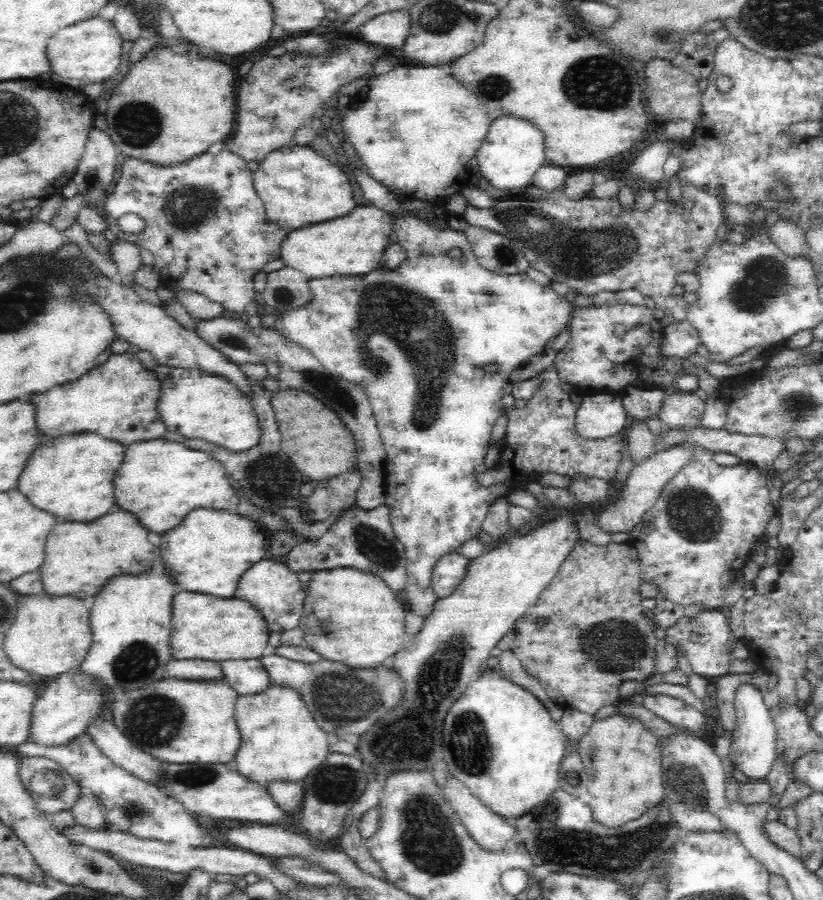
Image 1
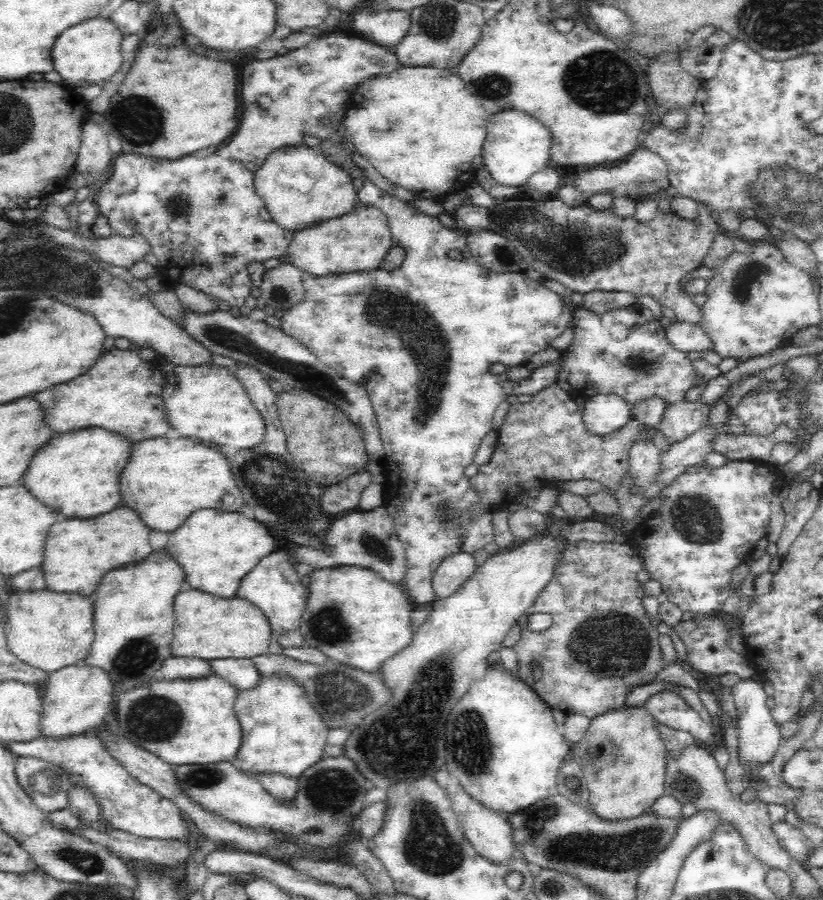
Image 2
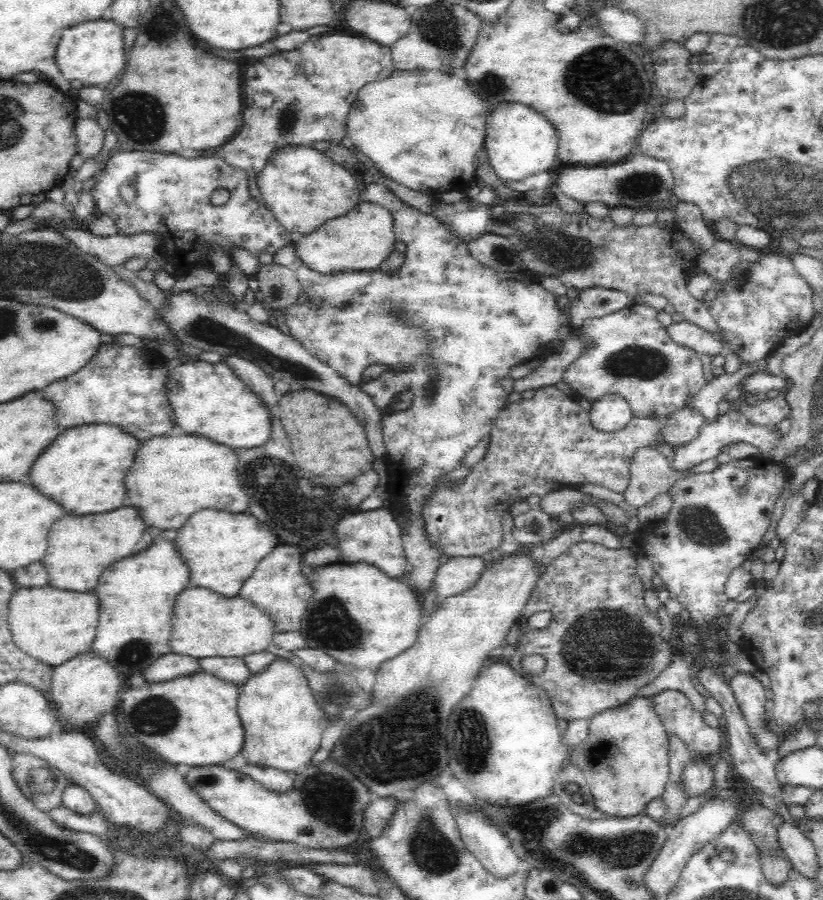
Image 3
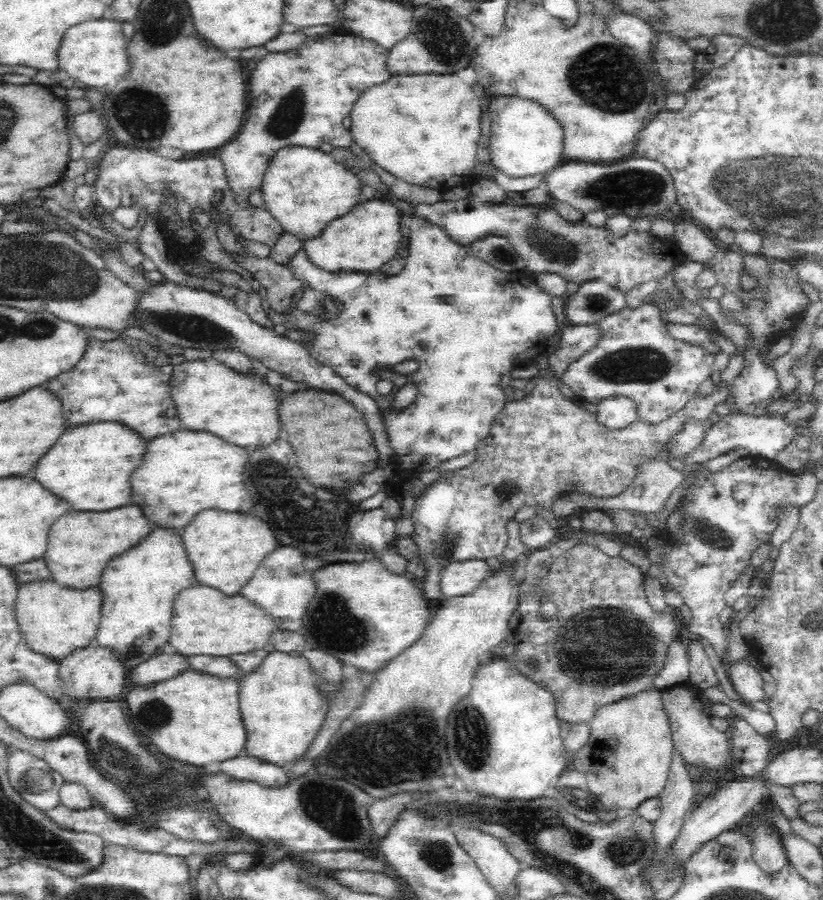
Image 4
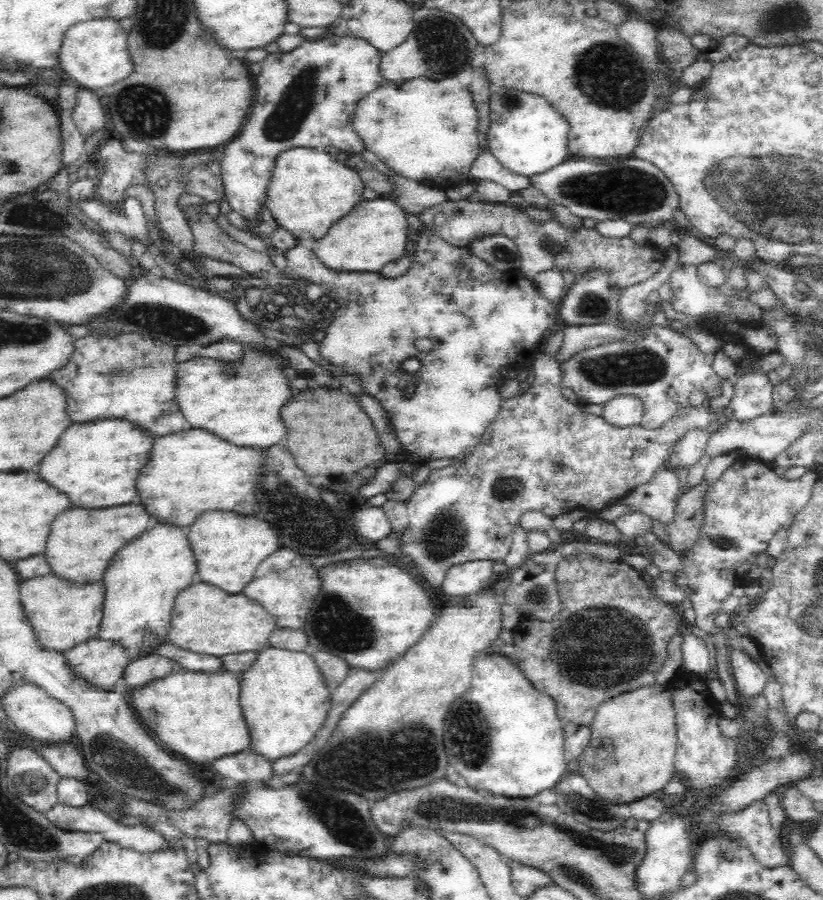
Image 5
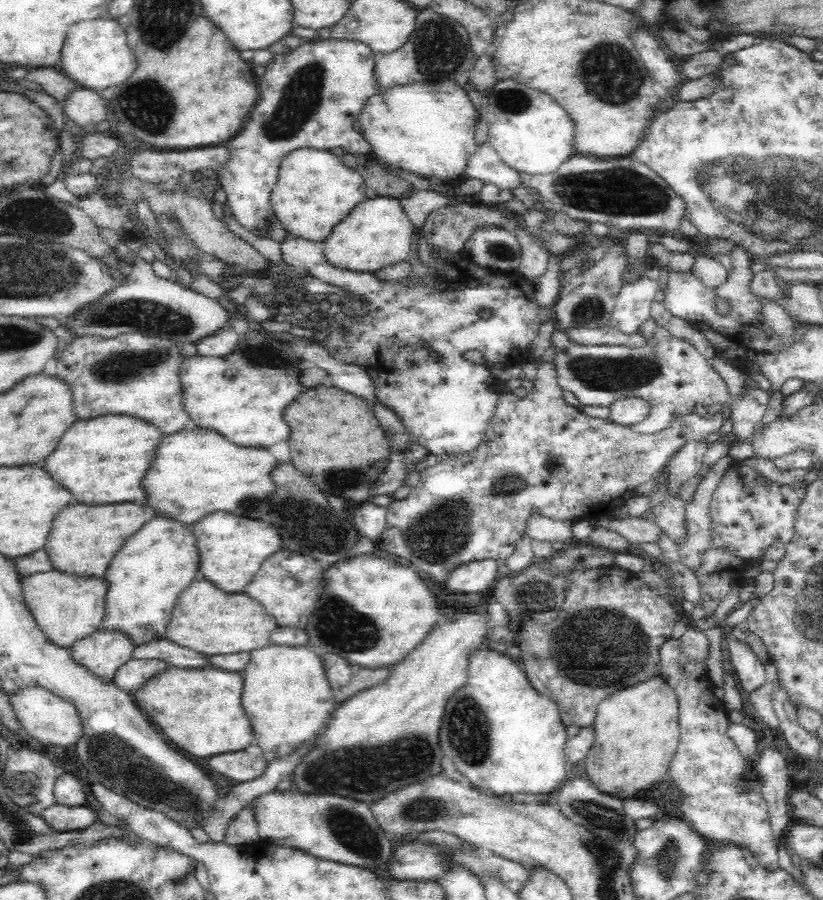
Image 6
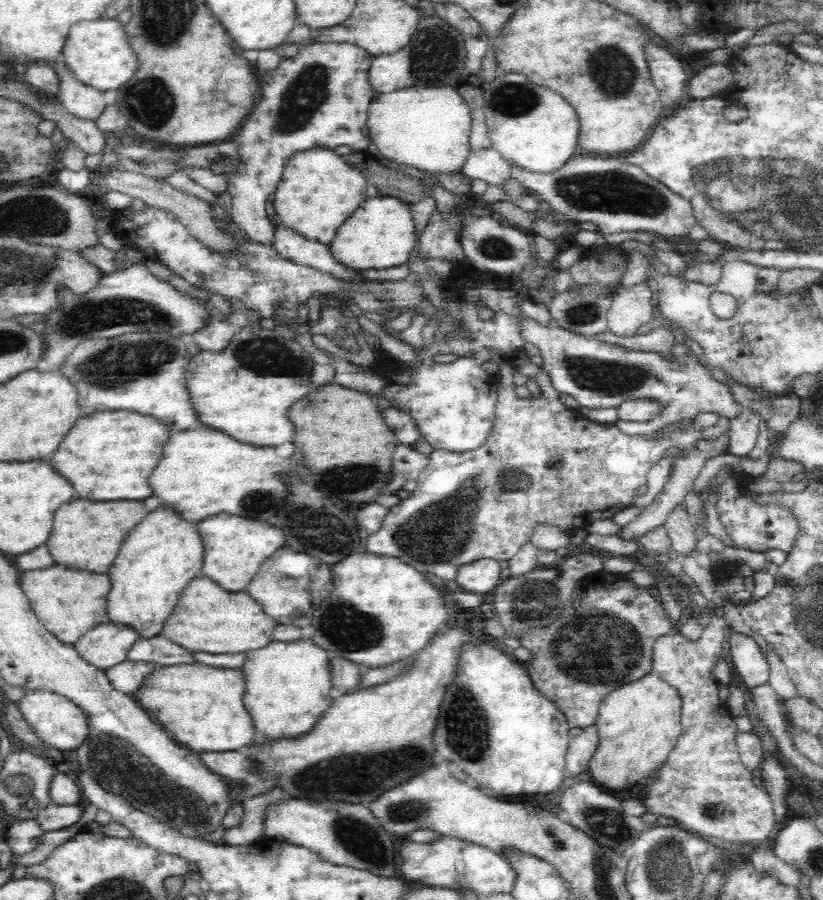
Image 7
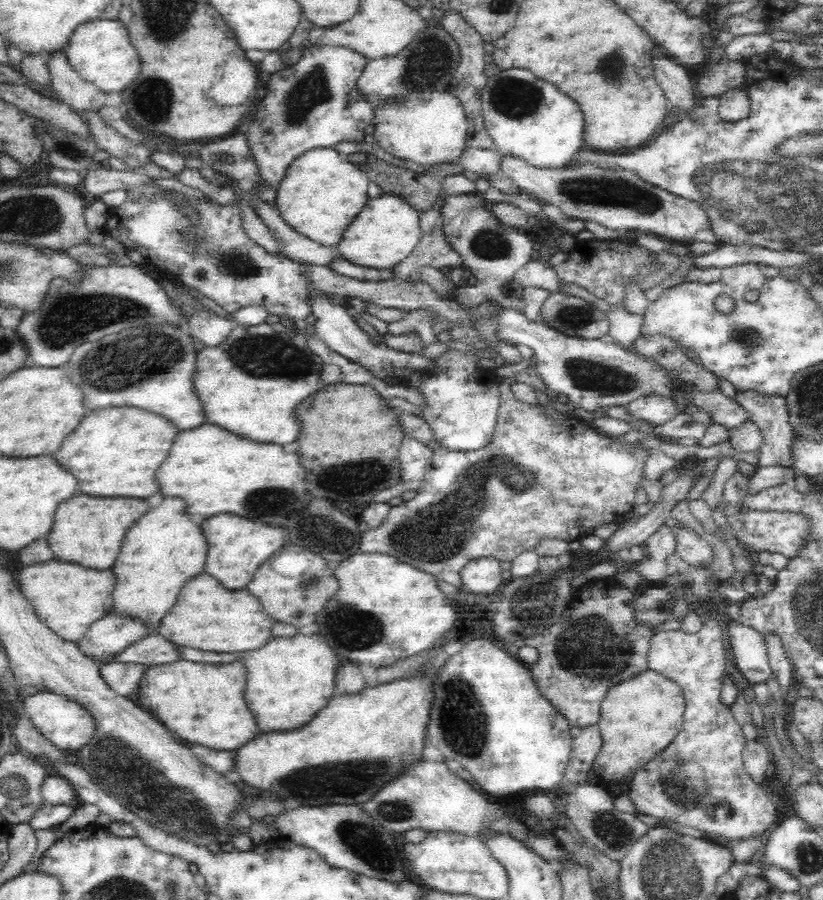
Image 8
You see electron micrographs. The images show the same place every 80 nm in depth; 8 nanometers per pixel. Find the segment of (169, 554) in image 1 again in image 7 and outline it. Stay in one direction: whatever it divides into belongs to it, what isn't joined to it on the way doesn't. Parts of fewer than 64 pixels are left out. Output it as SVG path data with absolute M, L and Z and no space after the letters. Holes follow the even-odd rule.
M225 512L204 518L195 524L195 529L203 547L200 572L230 592L244 591L264 560L284 544L284 534L280 528L250 518L230 516Z

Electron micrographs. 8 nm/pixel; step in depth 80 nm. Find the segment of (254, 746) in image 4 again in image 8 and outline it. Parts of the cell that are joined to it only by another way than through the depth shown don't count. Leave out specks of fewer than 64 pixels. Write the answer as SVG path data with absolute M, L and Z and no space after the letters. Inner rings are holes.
M297 633L292 638L272 637L262 648L247 650L242 662L247 671L244 699L254 715L259 733L299 731L307 726L334 696L336 666L340 664L340 658L335 656L328 643L316 634Z

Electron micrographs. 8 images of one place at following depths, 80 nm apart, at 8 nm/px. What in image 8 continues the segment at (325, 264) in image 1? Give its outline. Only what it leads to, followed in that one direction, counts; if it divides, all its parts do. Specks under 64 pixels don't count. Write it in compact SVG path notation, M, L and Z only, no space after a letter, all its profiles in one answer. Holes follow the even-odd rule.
M384 194L369 198L358 216L346 226L335 246L337 257L351 264L373 269L393 269L400 265L420 242L419 213L401 197Z

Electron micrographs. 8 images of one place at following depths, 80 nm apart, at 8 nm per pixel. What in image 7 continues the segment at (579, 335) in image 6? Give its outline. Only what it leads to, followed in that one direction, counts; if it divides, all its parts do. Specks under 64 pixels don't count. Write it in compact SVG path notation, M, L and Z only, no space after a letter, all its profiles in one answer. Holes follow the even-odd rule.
M664 328L653 329L648 334L618 335L607 330L592 336L598 341L608 342L623 346L627 349L638 349L640 351L658 351L662 355L669 356L669 346L674 342L674 335Z

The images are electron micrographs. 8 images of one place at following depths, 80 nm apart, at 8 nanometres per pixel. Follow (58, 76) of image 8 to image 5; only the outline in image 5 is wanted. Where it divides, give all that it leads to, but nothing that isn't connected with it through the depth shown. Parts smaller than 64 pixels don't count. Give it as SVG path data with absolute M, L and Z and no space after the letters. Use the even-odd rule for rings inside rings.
M78 88L75 91L78 106L72 110L72 118L84 138L104 128L106 111L99 103L99 96L100 93L90 89Z

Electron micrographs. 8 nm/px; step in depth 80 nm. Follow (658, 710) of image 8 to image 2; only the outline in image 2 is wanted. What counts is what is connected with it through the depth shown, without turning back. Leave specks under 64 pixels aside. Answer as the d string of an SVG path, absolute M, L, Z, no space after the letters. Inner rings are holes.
M622 707L606 711L592 719L584 739L573 744L570 750L570 756L580 763L584 771L592 813L606 822L620 822L650 810L656 800L666 795L665 750L665 744L656 733L654 718L645 707Z

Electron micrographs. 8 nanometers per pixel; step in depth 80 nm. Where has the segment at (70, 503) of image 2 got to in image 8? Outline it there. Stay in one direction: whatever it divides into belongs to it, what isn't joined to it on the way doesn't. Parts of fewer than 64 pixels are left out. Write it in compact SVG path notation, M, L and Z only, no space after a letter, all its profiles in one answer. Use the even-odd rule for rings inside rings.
M110 407L86 412L52 456L77 480L76 494L145 499L156 494L152 476L158 464L168 456L174 438L175 426L164 420L138 408Z

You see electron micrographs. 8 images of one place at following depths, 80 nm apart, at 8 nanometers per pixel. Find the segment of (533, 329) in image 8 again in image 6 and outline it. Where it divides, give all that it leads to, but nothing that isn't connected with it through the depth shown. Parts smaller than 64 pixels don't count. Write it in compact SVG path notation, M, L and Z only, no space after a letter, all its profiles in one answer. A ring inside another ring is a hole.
M656 326L656 332L653 336L646 340L645 343L642 343L637 347L629 347L626 345L586 345L582 346L581 344L572 344L567 337L568 330L566 332L560 331L556 329L551 336L551 348L550 350L554 350L554 363L556 363L556 372L558 373L558 384L562 387L562 390L568 390L572 392L580 401L582 405L590 405L590 406L608 406L611 402L614 402L616 399L621 399L624 397L638 397L644 399L649 404L649 414L646 418L638 424L634 424L634 426L628 426L632 428L634 432L640 432L640 434L654 434L655 432L664 430L676 417L682 416L684 413L694 411L694 406L700 403L703 406L706 406L710 409L717 409L718 407L730 406L732 396L729 394L727 389L727 384L723 381L723 378L718 374L716 369L708 366L708 360L705 358L694 345L690 344L686 340L682 340L682 338L676 338L676 336L672 336L670 334L670 330L666 330L664 326Z

